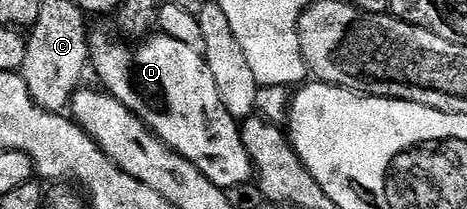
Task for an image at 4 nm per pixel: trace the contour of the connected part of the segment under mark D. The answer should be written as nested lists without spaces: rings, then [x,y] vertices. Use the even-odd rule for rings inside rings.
[[[94,29],[89,35],[91,70],[97,73],[102,82],[98,83],[107,93],[139,116],[160,142],[166,142],[179,156],[191,160],[220,190],[250,181],[254,177],[253,165],[243,148],[241,127],[238,119],[223,108],[204,53],[160,32],[136,45],[121,42],[109,42],[105,30]]]

